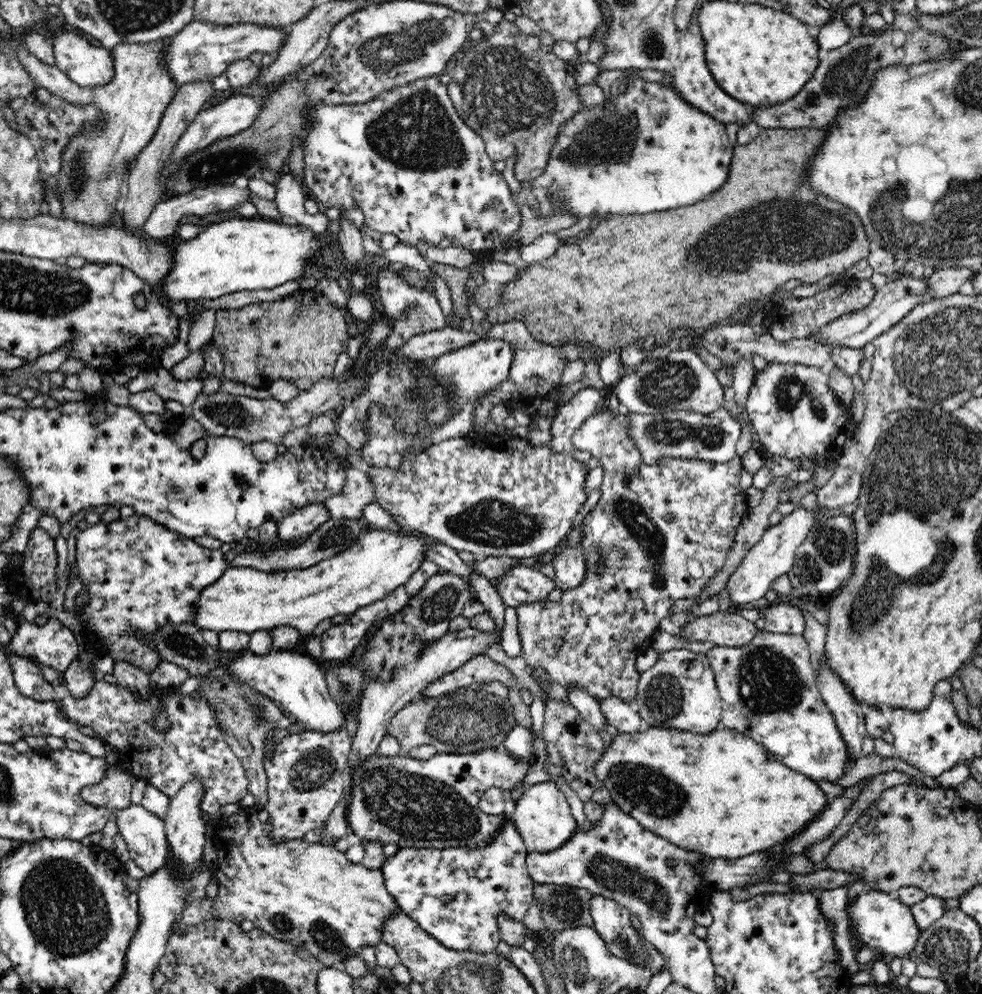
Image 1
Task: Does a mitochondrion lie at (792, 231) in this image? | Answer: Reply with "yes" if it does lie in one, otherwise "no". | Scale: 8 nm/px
yes

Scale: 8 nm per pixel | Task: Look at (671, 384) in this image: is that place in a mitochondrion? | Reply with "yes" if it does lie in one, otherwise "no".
yes

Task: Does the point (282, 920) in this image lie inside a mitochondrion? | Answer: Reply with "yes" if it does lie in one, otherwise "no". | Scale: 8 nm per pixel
yes

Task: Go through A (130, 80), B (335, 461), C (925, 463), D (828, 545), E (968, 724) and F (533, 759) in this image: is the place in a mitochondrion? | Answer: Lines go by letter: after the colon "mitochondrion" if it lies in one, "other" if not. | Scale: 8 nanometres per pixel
A: other
B: other
C: mitochondrion
D: mitochondrion
E: other
F: other

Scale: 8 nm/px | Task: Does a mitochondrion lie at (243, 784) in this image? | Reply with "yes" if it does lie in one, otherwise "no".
no

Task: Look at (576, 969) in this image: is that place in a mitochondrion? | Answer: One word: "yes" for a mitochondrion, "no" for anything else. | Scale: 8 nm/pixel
yes

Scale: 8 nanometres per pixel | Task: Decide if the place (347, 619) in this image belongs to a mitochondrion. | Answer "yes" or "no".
no

